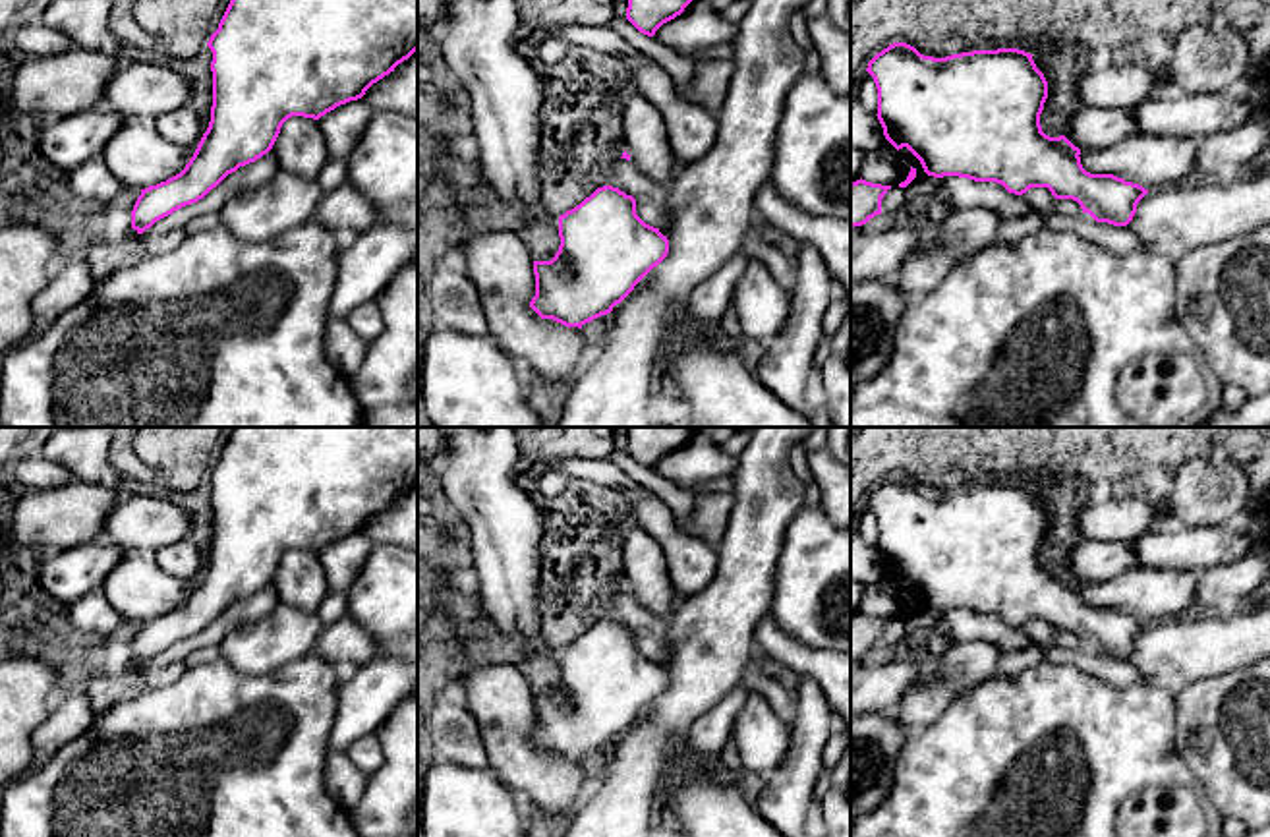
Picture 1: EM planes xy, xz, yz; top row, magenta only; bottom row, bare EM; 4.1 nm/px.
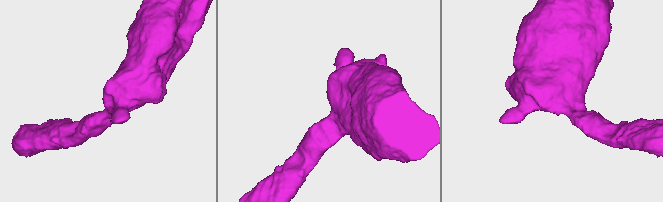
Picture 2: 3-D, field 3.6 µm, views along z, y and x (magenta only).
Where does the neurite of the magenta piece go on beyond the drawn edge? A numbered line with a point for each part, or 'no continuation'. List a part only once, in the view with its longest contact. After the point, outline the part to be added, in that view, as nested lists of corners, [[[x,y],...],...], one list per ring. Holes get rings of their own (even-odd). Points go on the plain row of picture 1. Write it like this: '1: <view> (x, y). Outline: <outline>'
no continuation

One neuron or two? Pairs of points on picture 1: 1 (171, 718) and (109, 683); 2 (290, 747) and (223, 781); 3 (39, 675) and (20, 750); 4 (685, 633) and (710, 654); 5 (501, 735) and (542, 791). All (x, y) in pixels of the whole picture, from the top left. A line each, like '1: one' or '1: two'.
1: two
2: one
3: one
4: one
5: one

